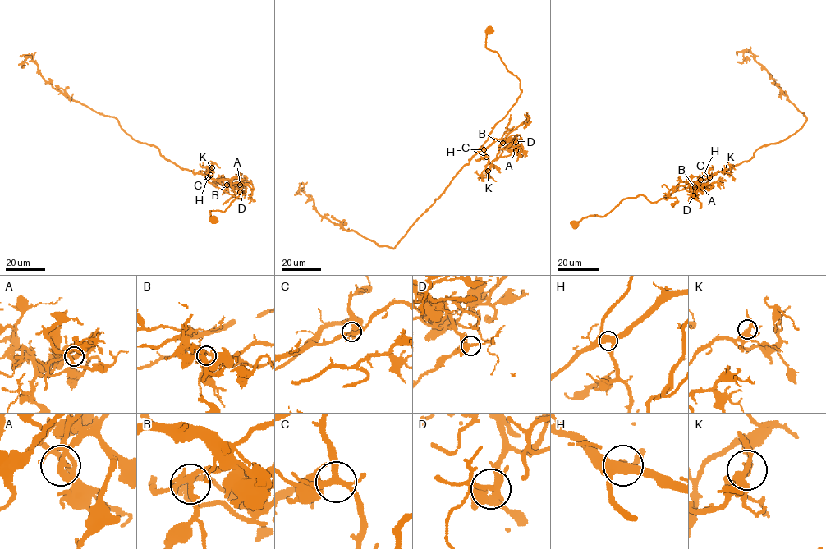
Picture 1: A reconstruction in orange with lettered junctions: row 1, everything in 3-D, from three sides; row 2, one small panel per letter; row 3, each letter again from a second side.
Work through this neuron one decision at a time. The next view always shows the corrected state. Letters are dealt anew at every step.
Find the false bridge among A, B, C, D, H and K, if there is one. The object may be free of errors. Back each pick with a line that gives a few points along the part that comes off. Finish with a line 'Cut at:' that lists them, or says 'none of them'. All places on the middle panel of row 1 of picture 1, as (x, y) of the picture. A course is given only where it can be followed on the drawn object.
A: foreign part runs (516, 150), (517, 145), (509, 155), (500, 156), (502, 149), (517, 139), (516, 135)
Cut at: A

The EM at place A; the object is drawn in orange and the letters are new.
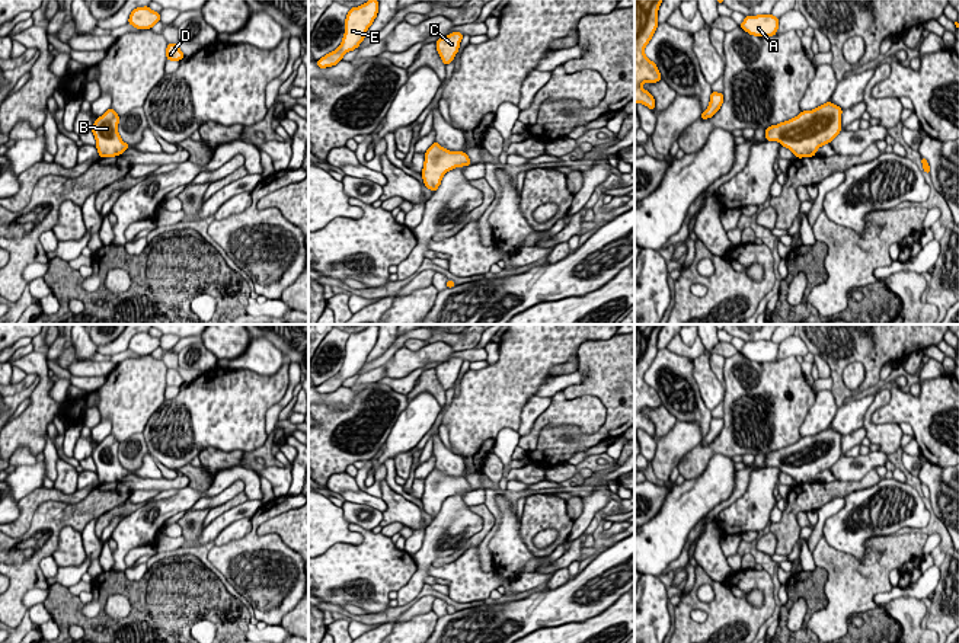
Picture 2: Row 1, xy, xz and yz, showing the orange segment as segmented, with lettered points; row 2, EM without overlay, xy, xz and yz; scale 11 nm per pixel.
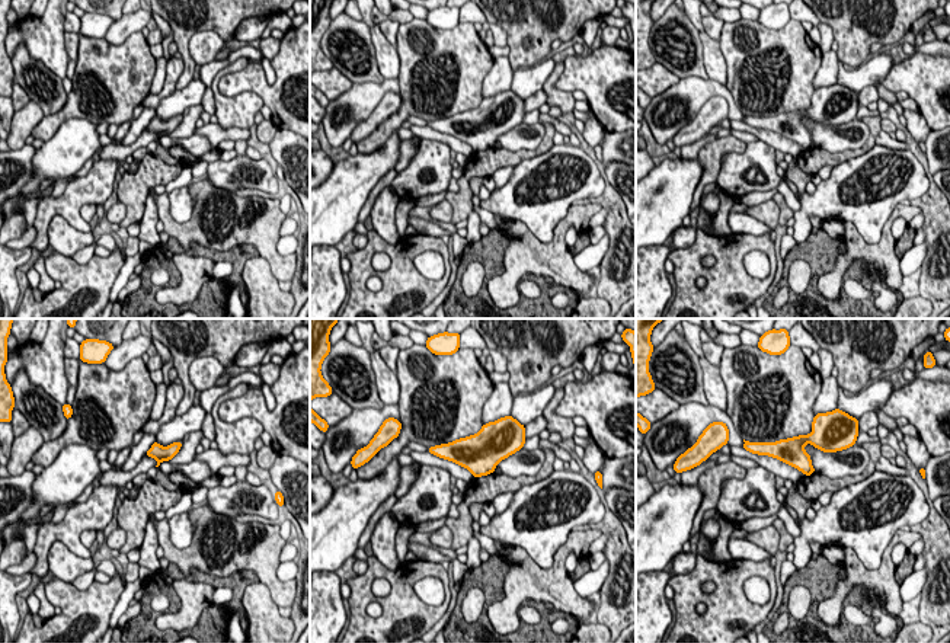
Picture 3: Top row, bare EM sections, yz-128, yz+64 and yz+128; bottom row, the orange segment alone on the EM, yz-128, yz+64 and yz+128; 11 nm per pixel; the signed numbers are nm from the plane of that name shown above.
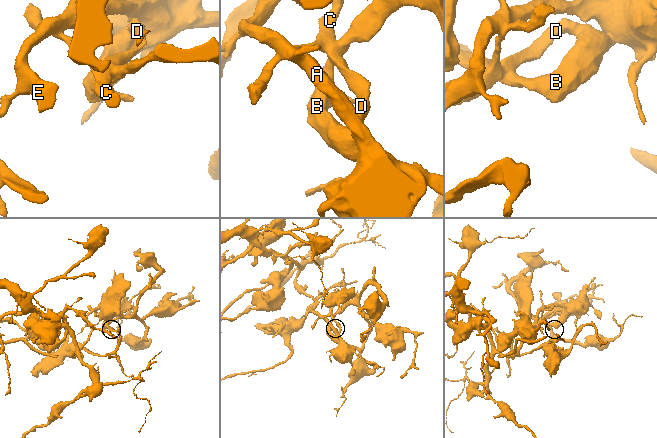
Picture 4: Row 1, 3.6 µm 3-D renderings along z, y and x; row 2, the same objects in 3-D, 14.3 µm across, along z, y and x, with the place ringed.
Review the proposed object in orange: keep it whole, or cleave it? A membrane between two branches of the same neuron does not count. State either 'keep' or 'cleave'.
cleave

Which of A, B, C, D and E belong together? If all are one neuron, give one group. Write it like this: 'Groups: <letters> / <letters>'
Groups: A D E / B C

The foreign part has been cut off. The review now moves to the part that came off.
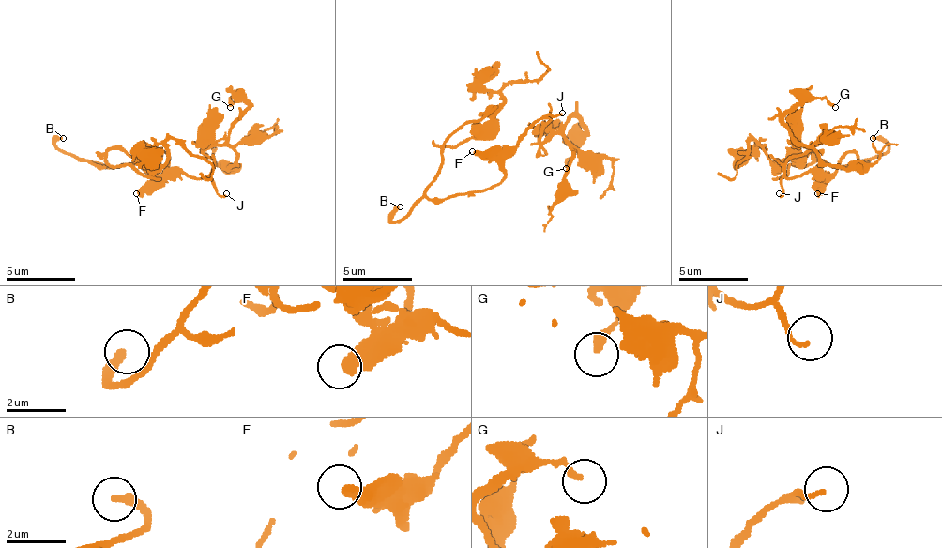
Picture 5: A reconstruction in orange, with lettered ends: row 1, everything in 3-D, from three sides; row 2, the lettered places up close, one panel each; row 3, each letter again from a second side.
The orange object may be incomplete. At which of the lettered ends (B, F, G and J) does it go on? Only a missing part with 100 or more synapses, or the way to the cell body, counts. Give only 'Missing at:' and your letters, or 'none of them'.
Missing at: B

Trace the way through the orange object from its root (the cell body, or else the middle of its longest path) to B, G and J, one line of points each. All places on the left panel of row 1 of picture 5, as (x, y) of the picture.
B: (139, 162), (122, 162), (118, 165), (81, 162), (56, 144), (59, 138), (63, 138)
G: (139, 162), (163, 152), (167, 173), (202, 179), (212, 169), (205, 152), (247, 110), (240, 99), (230, 107)
J: (139, 162), (153, 152), (163, 152), (167, 173), (208, 179), (222, 197), (226, 193)

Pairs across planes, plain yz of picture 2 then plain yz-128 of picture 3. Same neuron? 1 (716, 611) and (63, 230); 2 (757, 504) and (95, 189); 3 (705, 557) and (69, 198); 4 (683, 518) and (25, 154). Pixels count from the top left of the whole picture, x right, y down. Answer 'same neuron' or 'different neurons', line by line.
1: different neurons
2: same neuron
3: different neurons
4: different neurons

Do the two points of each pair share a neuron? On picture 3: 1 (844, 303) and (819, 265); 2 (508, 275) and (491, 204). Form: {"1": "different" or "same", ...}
{"1": "same", "2": "different"}

